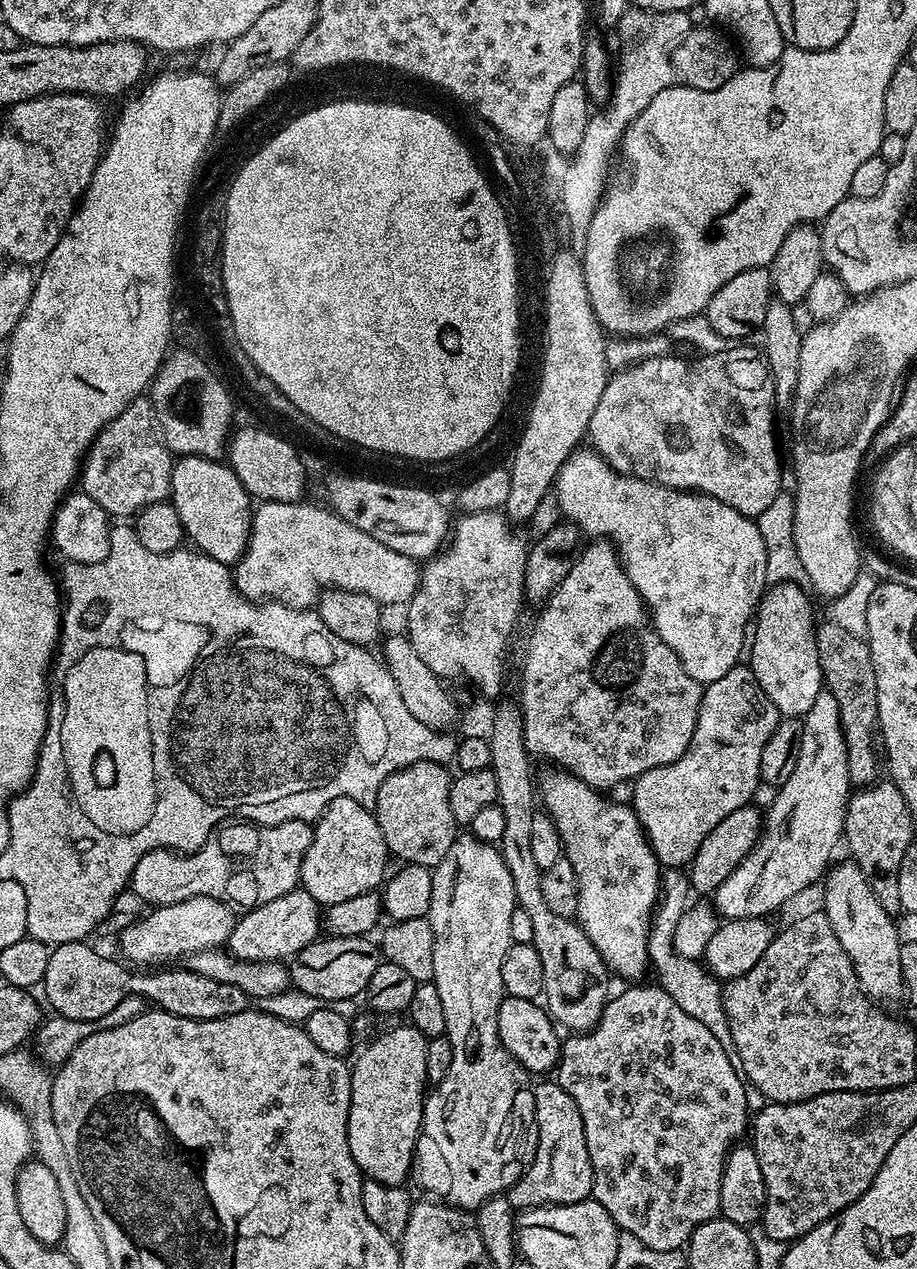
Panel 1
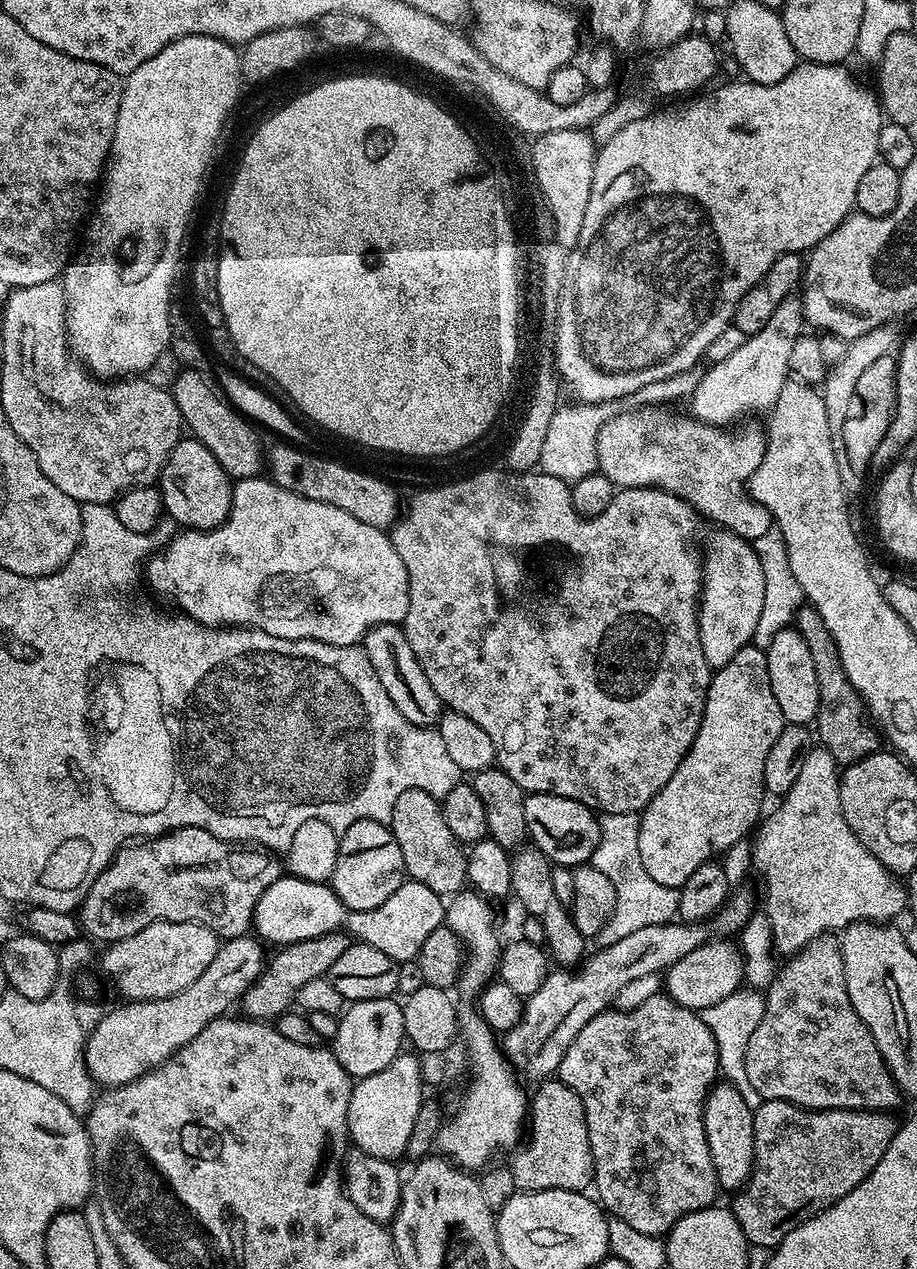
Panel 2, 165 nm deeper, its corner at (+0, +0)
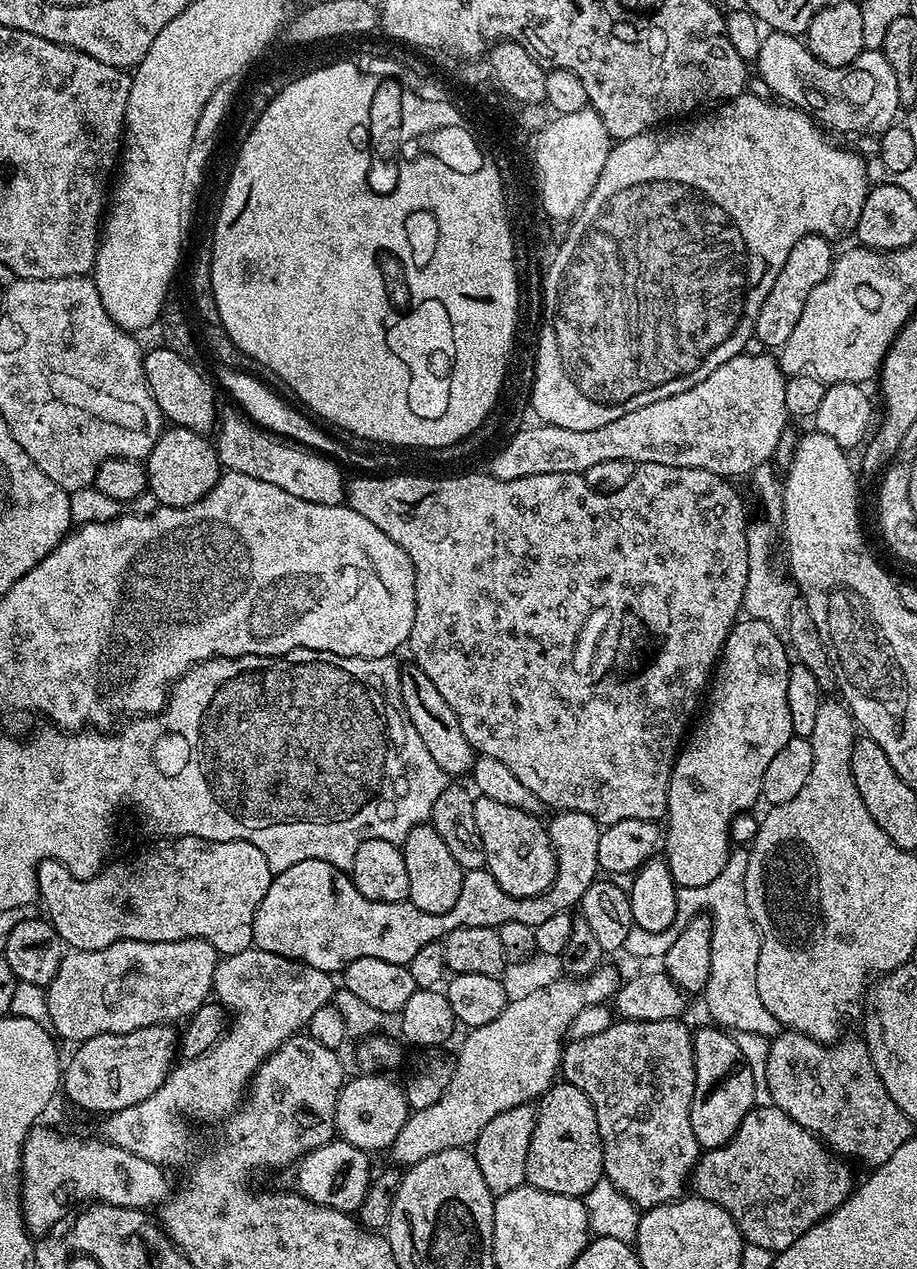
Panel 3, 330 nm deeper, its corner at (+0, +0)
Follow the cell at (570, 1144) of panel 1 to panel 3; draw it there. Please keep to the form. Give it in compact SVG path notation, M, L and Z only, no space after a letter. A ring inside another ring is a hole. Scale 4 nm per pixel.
M553 1083L538 1101L534 1138L530 1138L530 1154L526 1154L527 1183L550 1194L583 1198L603 1176L604 1147L590 1098L578 1086Z

